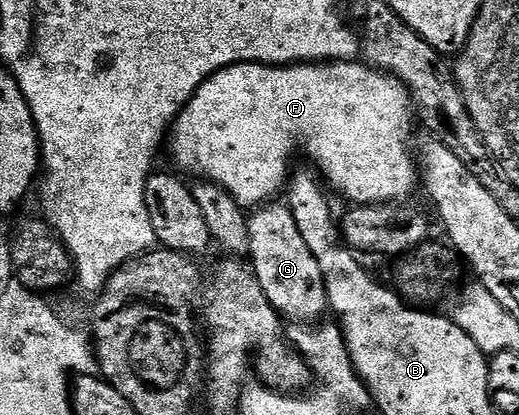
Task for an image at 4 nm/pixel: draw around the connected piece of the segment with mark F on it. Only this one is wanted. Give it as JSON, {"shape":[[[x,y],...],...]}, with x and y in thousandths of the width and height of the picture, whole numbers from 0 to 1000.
{"shape":[[[696,145],[640,147],[634,152],[580,152],[561,157],[509,157],[493,149],[462,149],[439,159],[408,183],[370,229],[370,239],[351,260],[331,304],[331,328],[324,340],[324,359],[335,366],[335,388],[353,407],[349,414],[374,417],[382,407],[383,429],[412,436],[432,451],[470,499],[503,499],[526,487],[536,463],[553,453],[563,424],[559,386],[572,373],[574,359],[590,359],[590,369],[607,388],[611,414],[624,429],[638,458],[645,455],[659,475],[669,475],[684,496],[740,492],[744,487],[780,487],[809,446],[809,407],[802,378],[790,371],[790,299],[802,292],[802,255],[792,241],[790,222],[780,210],[769,212],[767,236],[744,263],[744,202],[753,202],[751,178],[721,164]]]}

